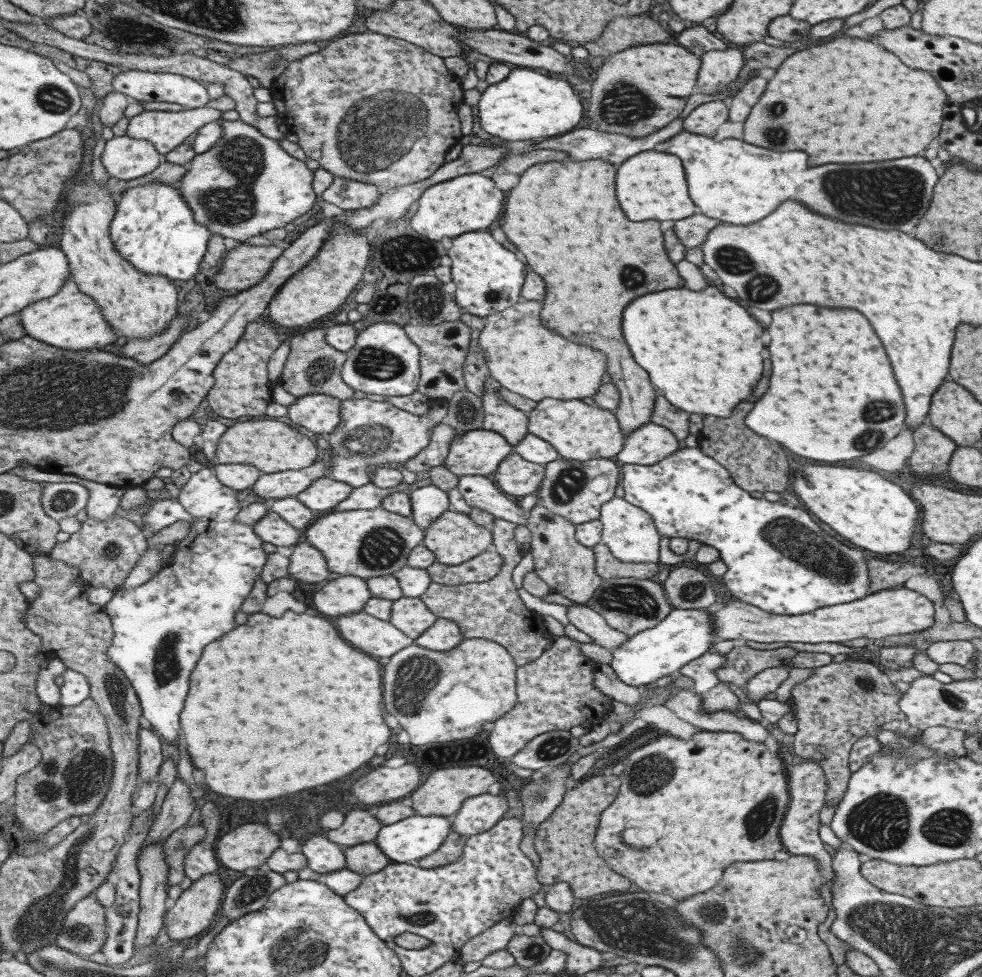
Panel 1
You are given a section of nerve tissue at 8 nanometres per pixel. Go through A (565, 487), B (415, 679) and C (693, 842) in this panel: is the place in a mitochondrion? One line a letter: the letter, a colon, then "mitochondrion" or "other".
A: mitochondrion
B: mitochondrion
C: other

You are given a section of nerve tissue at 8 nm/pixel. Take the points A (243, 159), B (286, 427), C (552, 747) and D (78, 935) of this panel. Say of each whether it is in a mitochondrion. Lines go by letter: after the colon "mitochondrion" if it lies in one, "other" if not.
A: mitochondrion
B: other
C: mitochondrion
D: mitochondrion

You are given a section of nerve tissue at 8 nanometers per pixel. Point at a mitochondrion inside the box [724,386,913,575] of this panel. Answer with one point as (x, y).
(879, 411)

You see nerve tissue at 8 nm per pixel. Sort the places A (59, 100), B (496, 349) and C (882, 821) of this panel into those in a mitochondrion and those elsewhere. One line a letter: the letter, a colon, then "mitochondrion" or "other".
A: mitochondrion
B: other
C: mitochondrion

